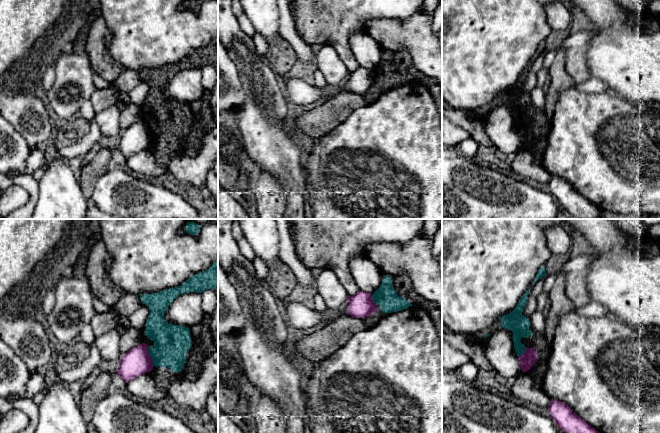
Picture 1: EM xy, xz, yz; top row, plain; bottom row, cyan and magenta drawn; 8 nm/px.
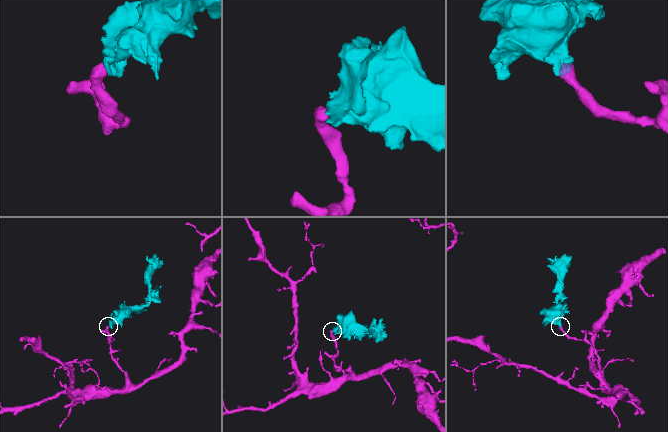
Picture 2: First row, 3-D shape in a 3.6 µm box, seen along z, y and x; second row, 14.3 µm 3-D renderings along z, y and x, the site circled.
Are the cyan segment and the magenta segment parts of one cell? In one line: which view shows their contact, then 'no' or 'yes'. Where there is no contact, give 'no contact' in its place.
contact in xy; no

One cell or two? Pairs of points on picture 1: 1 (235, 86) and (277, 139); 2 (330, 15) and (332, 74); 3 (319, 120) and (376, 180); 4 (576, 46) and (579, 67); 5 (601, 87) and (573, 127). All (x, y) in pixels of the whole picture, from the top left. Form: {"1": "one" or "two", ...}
{"1": "two", "2": "two", "3": "two", "4": "one", "5": "two"}

